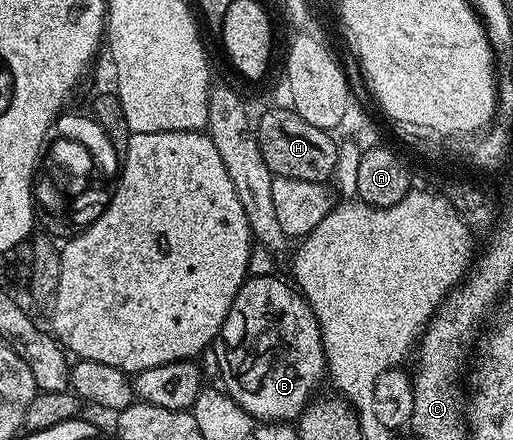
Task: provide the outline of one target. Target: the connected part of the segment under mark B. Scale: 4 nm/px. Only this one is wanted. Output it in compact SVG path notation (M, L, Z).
M260 274L258 276L248 277L242 288L237 292L233 304L229 308L229 316L225 316L225 324L219 330L217 347L219 346L219 374L223 377L221 383L222 389L228 398L231 398L245 412L249 412L254 418L265 422L274 422L276 424L287 424L292 420L298 419L299 415L307 409L309 403L316 397L315 389L319 386L319 381L325 378L327 368L327 357L323 354L323 341L321 340L321 328L319 321L311 306L307 303L306 298L299 293L298 289L290 281L282 282L281 279L275 278L271 274Z

